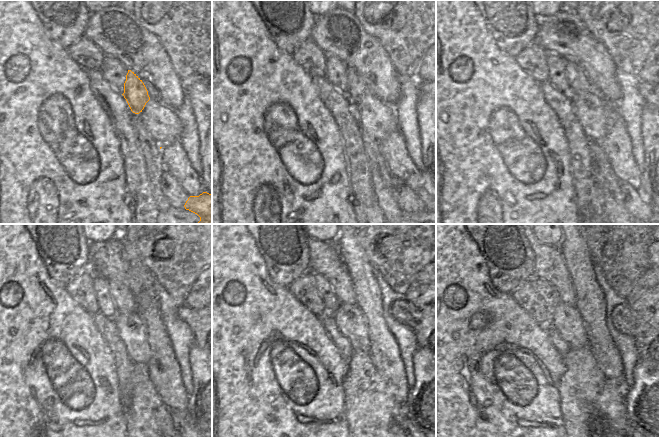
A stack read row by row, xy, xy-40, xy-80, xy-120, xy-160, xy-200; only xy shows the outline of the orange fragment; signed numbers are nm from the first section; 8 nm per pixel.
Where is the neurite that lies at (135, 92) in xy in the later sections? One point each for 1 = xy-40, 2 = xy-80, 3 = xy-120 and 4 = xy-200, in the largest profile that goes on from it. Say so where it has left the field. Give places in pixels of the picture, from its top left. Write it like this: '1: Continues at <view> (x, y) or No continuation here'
1: Continues at xy-40 (355, 87)
2: Continues at xy-80 (577, 80)
3: Continues at xy-120 (125, 301)
4: Continues at xy-200 (549, 264).

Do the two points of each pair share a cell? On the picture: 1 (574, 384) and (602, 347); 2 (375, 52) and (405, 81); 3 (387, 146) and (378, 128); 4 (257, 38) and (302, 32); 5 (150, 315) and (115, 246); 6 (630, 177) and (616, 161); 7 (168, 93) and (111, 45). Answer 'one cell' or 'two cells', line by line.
1: two cells
2: two cells
3: two cells
4: two cells
5: two cells
6: one cell
7: one cell

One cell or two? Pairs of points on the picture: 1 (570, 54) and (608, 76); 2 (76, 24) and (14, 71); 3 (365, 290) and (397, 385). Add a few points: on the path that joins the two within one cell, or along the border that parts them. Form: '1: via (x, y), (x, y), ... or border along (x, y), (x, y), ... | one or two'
1: via (579, 54), (586, 54), (599, 67) | one
2: border along (40, 21), (44, 32), (53, 41), (67, 50) | two
3: via (373, 314), (387, 361) | one

